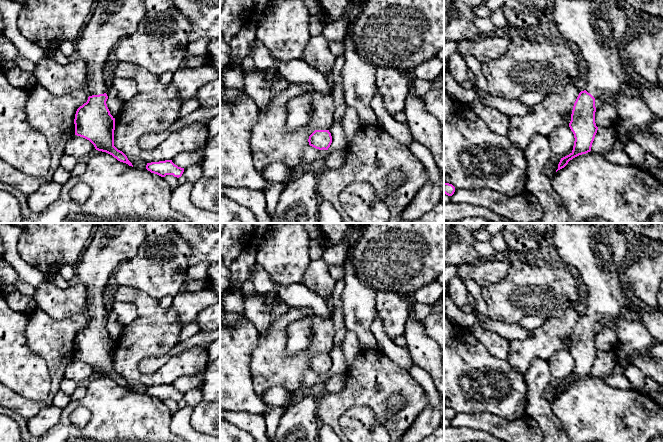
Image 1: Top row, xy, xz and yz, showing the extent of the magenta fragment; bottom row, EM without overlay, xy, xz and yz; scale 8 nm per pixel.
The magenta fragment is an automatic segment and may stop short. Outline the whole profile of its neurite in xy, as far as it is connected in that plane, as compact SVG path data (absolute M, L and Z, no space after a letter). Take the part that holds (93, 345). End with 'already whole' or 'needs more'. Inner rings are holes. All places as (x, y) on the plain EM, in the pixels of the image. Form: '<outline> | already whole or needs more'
M97 223L97 229L86 249L81 255L78 267L75 270L75 275L71 281L71 284L82 284L87 291L87 305L85 313L89 318L88 324L82 330L80 330L75 338L75 359L83 361L89 364L96 374L106 376L116 382L118 385L132 390L132 387L128 384L127 380L114 370L114 354L115 354L115 342L110 338L106 325L108 320L106 318L108 310L108 299L104 294L104 289L107 286L109 280L113 277L118 265L130 260L136 256L140 245L145 240L145 223Z | needs more

